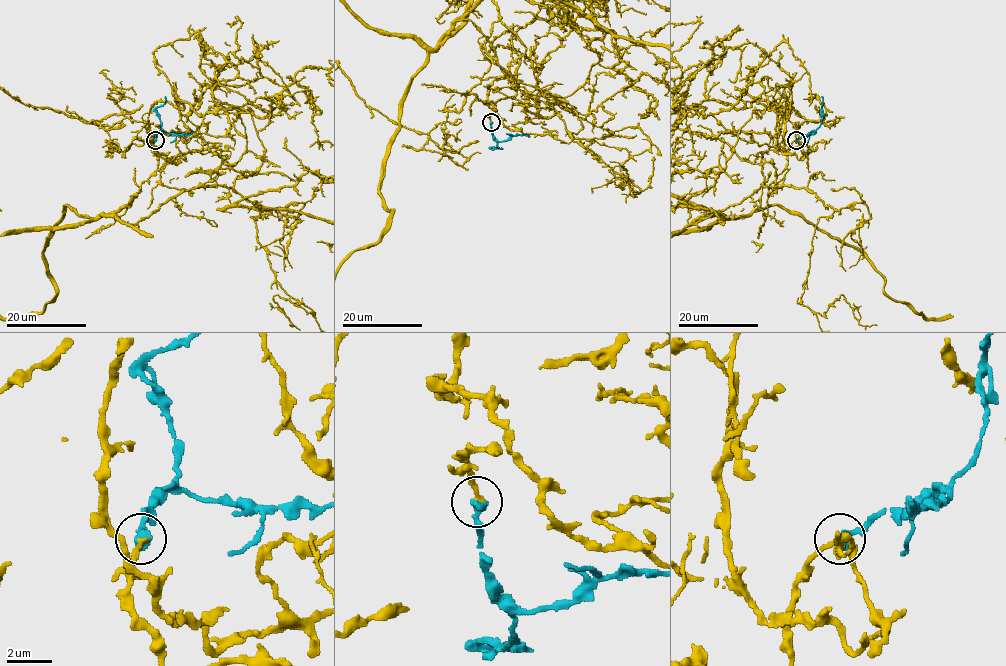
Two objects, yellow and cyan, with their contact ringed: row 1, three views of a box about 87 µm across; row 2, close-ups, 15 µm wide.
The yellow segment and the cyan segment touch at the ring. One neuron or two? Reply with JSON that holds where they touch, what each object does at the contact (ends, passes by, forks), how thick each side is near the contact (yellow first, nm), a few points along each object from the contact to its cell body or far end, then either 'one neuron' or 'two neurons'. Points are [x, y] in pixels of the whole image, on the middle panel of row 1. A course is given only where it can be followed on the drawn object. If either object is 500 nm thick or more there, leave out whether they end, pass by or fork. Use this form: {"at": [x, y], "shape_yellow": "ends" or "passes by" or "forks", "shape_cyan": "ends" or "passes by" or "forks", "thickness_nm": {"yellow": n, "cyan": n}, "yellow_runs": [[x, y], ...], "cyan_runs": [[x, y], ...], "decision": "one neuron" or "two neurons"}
{"at": [491, 122], "shape_yellow": "ends", "shape_cyan": "ends", "thickness_nm": {"yellow": 240, "cyan": 440}, "yellow_runs": [[491, 122], [516, 91], [497, 88], [549, 101], [460, 20], [410, 80], [386, 229]], "cyan_runs": [[491, 122], [492, 138], [497, 145], [492, 148], [501, 147]], "decision": "one neuron"}

